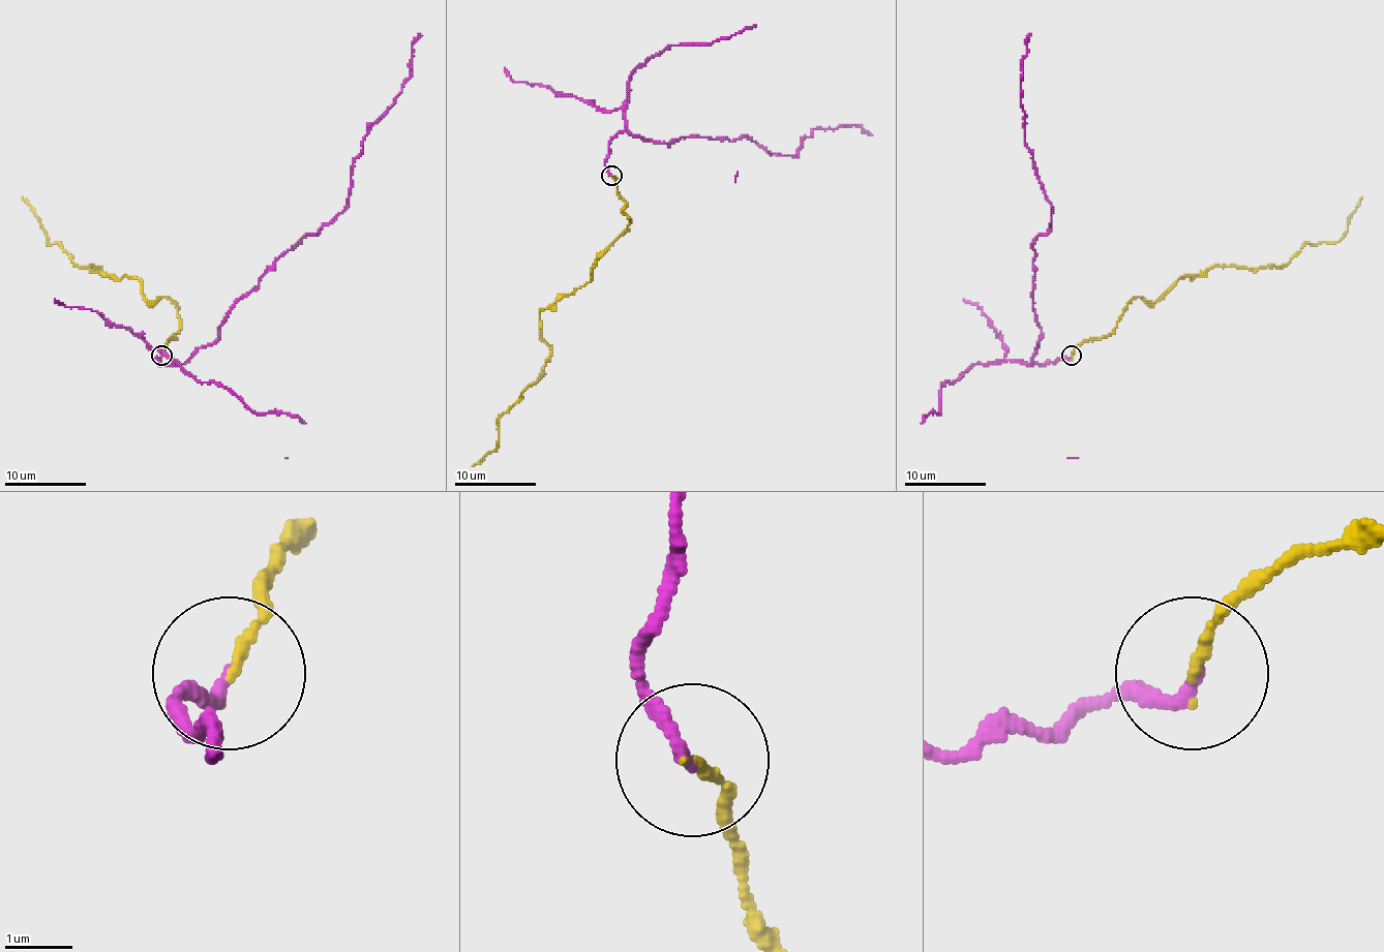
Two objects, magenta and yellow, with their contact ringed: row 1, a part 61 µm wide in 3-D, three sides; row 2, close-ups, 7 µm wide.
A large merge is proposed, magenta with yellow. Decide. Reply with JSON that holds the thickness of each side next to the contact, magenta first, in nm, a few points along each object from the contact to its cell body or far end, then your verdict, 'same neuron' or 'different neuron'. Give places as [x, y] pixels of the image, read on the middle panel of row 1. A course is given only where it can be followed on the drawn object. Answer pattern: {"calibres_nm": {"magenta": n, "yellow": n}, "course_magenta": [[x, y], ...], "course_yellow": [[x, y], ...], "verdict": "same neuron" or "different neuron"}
{"calibres_nm": {"magenta": 190, "yellow": 140}, "course_magenta": [[610, 176], [608, 141], [619, 130], [668, 145], [749, 136], [794, 155], [813, 129], [851, 125], [870, 134]], "course_yellow": [[610, 176], [627, 228], [587, 284], [539, 312], [551, 356], [499, 419], [492, 451], [472, 465]], "verdict": "same neuron"}

